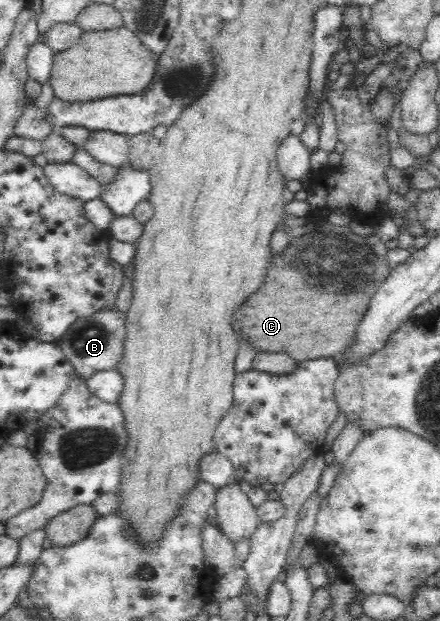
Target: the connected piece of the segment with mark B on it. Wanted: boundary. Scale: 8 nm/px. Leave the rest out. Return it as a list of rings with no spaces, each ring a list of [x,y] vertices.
[[[115,305],[75,319],[57,341],[57,346],[75,366],[76,375],[86,380],[95,370],[115,369],[117,362],[124,354],[125,338],[126,313],[121,312]]]

